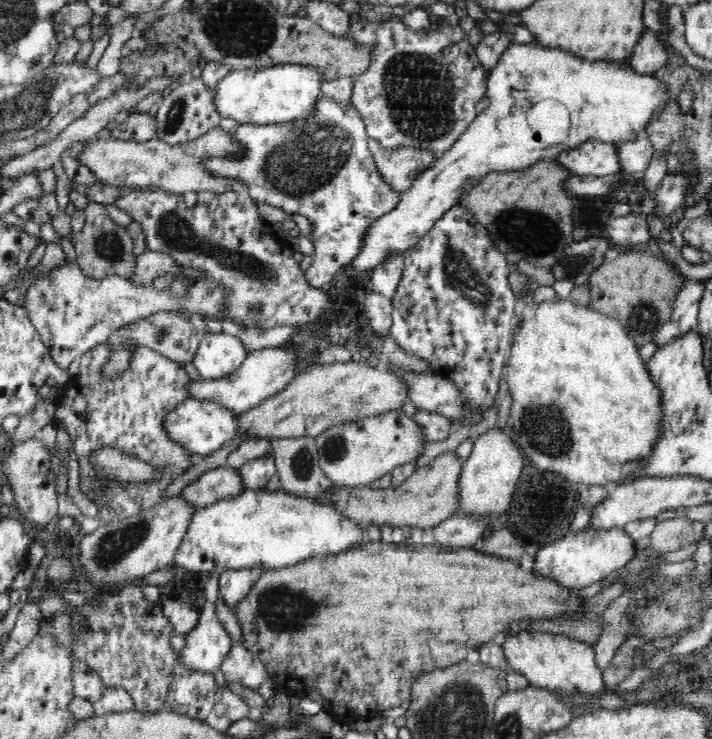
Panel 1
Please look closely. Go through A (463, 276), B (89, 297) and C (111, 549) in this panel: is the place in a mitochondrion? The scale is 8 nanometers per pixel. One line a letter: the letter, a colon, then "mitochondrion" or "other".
A: mitochondrion
B: other
C: mitochondrion

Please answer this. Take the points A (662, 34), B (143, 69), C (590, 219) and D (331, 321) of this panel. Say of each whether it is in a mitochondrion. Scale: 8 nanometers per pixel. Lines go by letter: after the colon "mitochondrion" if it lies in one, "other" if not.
A: other
B: other
C: other
D: mitochondrion

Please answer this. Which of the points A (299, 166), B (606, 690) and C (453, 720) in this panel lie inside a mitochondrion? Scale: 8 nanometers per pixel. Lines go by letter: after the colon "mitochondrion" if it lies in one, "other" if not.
A: mitochondrion
B: other
C: mitochondrion

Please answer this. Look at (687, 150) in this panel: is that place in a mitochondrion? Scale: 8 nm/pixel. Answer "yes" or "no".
yes

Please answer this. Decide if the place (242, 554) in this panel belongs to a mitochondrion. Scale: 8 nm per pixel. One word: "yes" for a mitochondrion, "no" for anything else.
no

